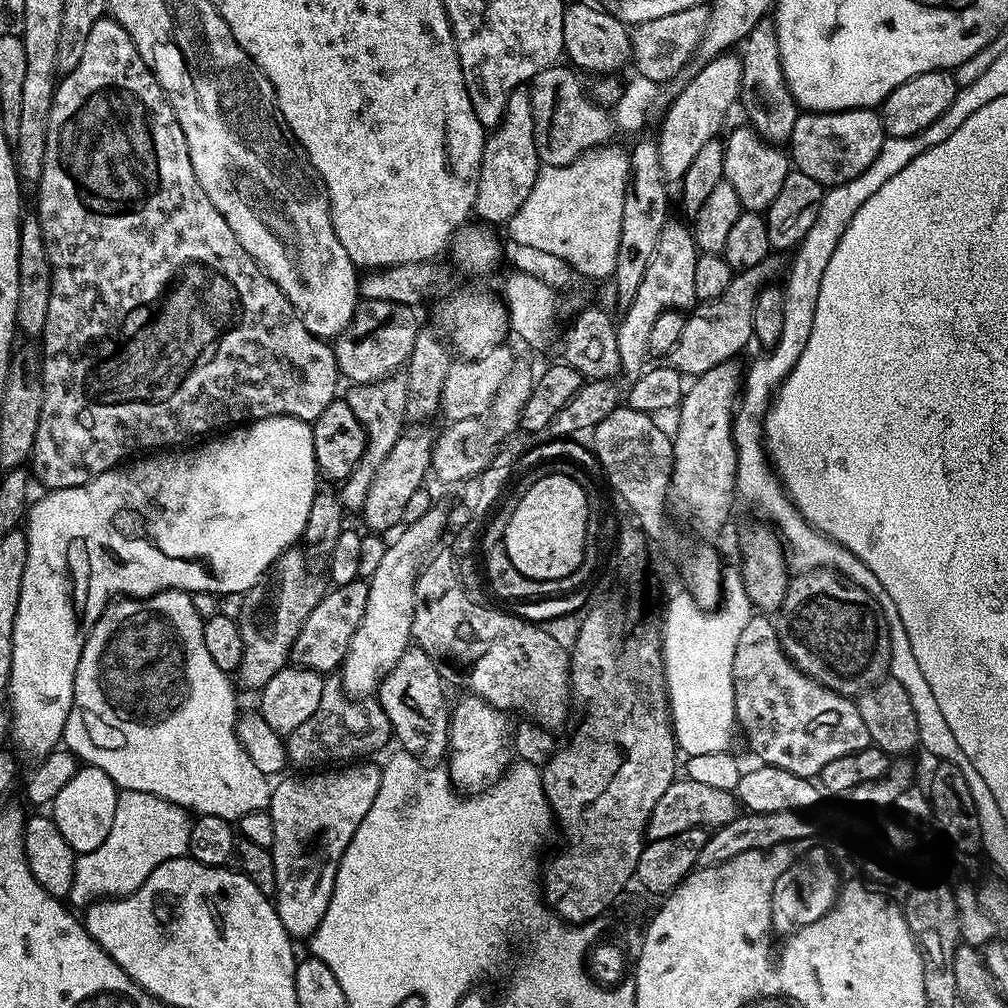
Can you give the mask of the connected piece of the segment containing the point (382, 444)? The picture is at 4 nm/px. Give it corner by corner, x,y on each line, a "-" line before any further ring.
393,374
384,380
375,380
373,384
358,384
349,387
346,393
348,405
358,418
364,433
368,435
368,445
364,448
364,453
355,468
347,473
346,479
339,485
338,495
340,503
344,505
349,513
359,513
366,496
370,491
371,483
374,482
375,472
385,462
390,450
398,442
398,438
404,435
406,425
404,422
409,419
407,414
407,390
408,381
403,375

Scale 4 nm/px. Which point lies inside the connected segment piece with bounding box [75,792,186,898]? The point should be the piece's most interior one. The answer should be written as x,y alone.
141,837

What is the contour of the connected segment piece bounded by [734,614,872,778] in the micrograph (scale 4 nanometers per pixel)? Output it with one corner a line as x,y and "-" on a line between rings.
753,614
750,622
746,622
746,630
742,630
742,638
738,638
738,646
734,650
734,702
739,731
742,736
744,732
761,765
780,767
791,774
816,778
822,766
834,762
834,758
854,754
872,744
870,730
866,730
866,722
862,722
859,703
822,686
800,671
784,653
775,623
764,614

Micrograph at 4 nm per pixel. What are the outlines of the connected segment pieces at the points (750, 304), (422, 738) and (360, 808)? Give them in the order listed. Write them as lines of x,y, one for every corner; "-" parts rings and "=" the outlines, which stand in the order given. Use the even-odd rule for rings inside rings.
766,262
752,264
733,275
731,286
717,300
701,301
685,319
678,342
668,353
669,363
681,375
697,376
710,368
731,361
753,339
754,306
759,289
769,280
770,268
=
412,646
398,658
378,689
378,699
390,718
395,743
400,743
403,751
425,762
443,761
449,751
450,704
444,701
444,683
440,665
430,658
430,654
=
348,766
337,776
312,774
309,780
292,780
289,784
275,785
270,796
270,815
276,827
276,843
271,849
278,877
278,911
289,933
311,938
328,914
328,901
336,889
338,869
336,863
344,856
344,847
353,843
354,834
360,831
360,821
366,818
368,808
376,798
382,780
376,768

